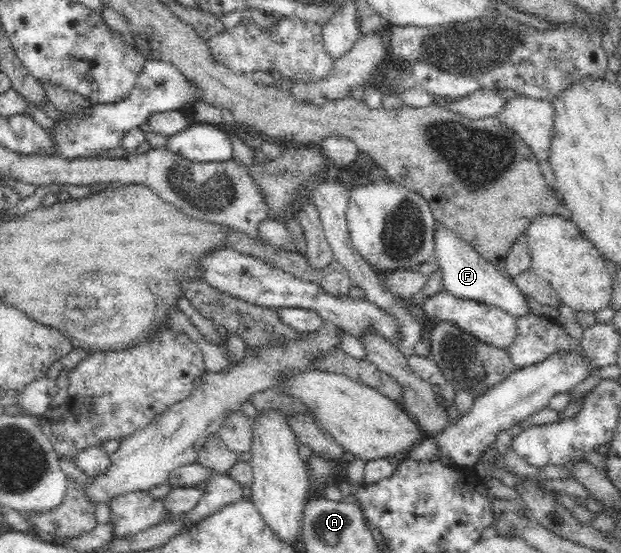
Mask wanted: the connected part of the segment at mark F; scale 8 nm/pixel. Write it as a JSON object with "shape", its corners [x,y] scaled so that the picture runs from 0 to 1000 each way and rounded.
{"shape":[[[700,400],[697,429],[700,430],[699,472],[710,486],[713,515],[720,530],[741,541],[797,553],[831,577],[853,566],[850,541],[834,523],[828,506],[816,501],[792,476],[779,470],[750,436],[717,414],[705,400]]]}

